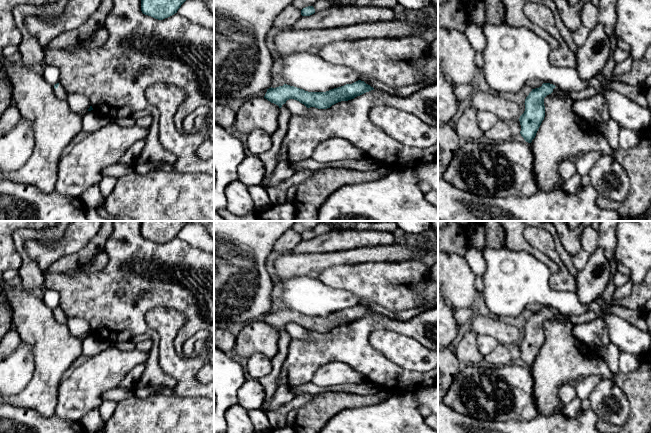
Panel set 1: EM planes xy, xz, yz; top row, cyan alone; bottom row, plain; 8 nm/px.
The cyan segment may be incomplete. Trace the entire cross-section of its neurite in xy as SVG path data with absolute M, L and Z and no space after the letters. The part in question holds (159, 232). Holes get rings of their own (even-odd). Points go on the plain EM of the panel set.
M141 221L143 238L158 244L168 242L175 237L188 221Z

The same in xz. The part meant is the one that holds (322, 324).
M361 304L326 316L308 316L287 308L267 313L264 322L278 329L280 333L278 340L279 352L271 359L272 371L259 379L265 389L265 401L263 405L267 406L269 404L278 387L277 380L288 354L288 347L292 338L286 331L285 327L287 324L297 324L307 332L315 331L318 333L327 333L338 326L354 323L371 314L374 314L374 312Z

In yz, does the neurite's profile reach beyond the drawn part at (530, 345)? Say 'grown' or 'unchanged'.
grown

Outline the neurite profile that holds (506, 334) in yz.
M491 315L474 316L472 332L476 335L489 335L495 338L500 344L509 348L519 344L519 330L510 324Z

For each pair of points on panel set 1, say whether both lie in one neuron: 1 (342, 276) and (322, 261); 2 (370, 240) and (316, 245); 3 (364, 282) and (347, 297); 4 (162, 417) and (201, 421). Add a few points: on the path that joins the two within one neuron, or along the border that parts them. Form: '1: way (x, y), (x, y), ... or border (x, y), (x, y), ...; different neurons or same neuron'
1: border (353, 263), (340, 263), (329, 266), (317, 277); different neurons
2: way (357, 240), (335, 240), (329, 242); same neuron
3: border (330, 285), (352, 292), (360, 303); different neurons
4: way (172, 421), (191, 421); same neuron

